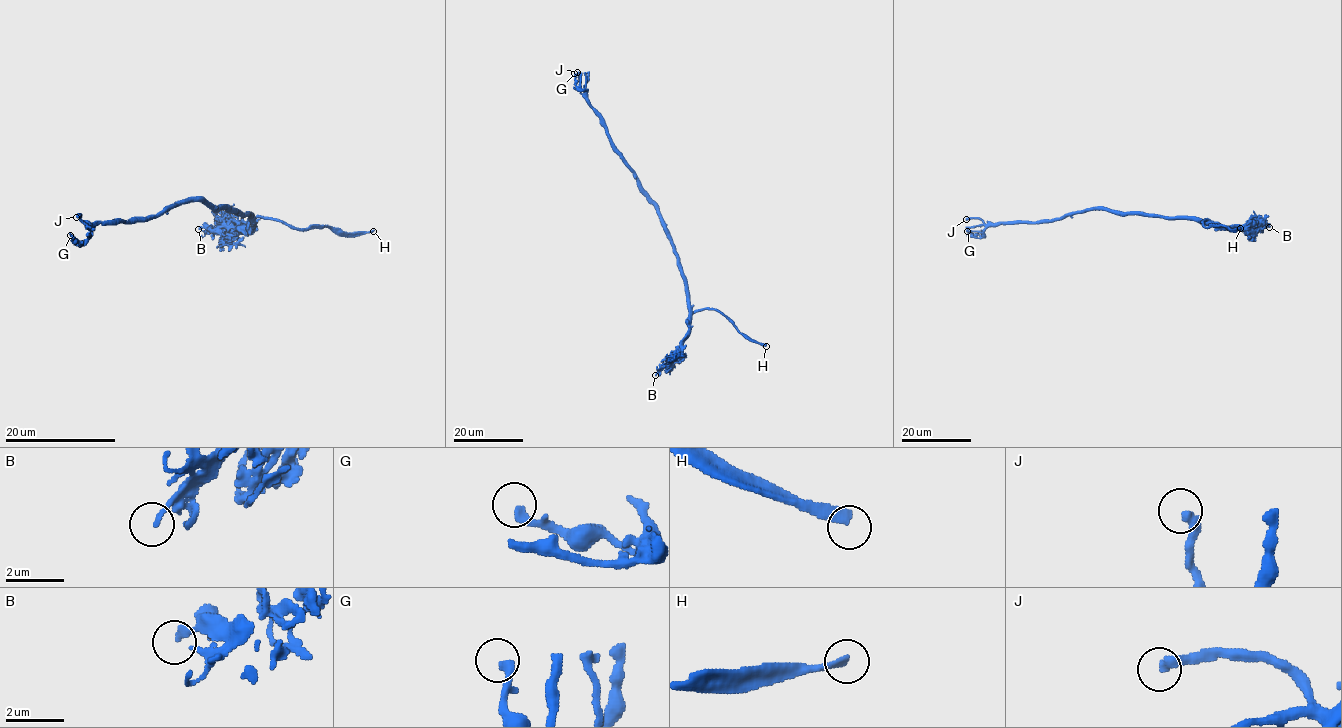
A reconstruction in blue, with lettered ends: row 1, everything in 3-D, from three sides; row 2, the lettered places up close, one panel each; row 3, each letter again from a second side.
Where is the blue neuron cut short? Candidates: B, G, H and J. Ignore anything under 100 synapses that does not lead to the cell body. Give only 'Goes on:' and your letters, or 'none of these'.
Goes on: H

